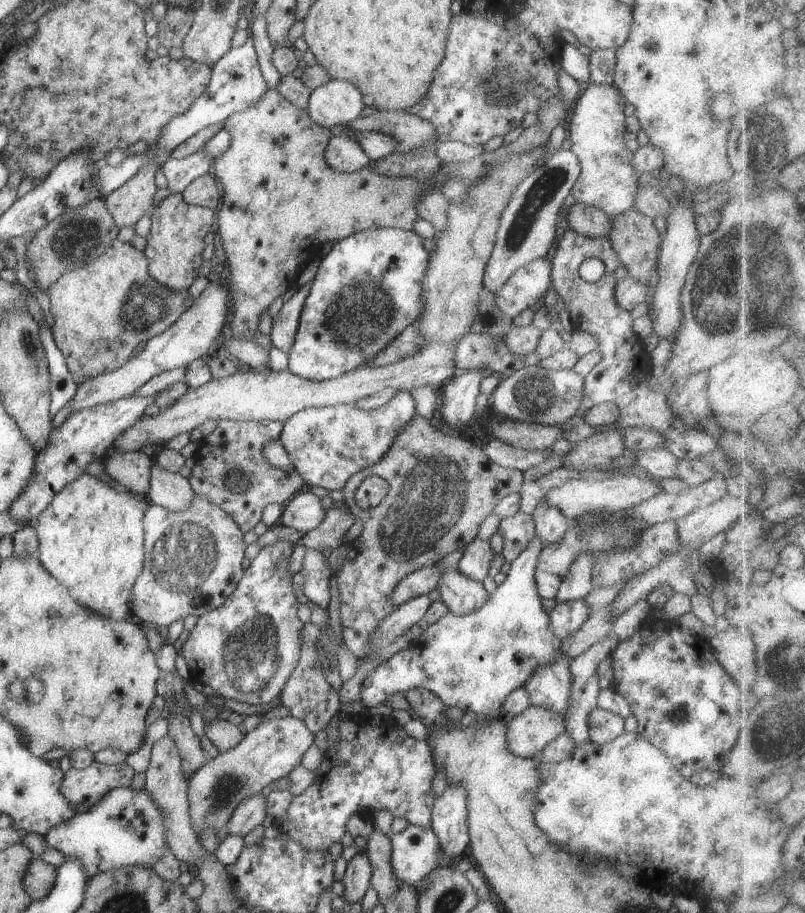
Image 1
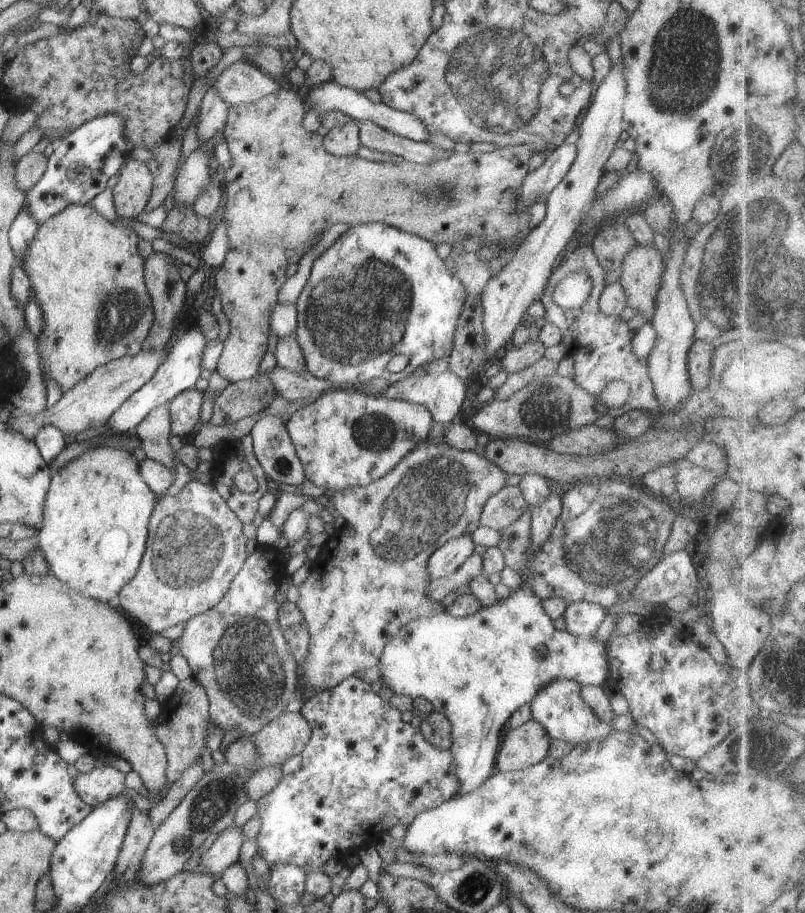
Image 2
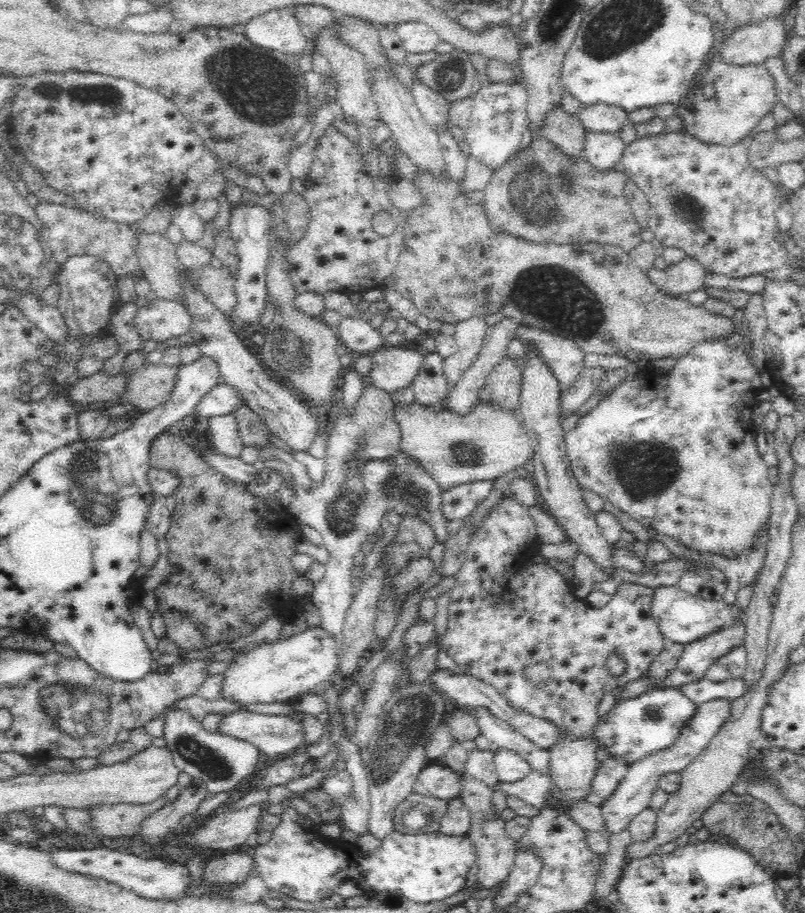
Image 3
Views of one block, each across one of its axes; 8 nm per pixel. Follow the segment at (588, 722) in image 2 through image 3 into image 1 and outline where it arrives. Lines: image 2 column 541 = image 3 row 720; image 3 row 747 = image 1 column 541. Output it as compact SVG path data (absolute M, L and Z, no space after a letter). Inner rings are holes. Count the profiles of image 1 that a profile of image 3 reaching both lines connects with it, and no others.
M564 655L558 656L540 670L536 668L536 672L524 684L532 705L544 706L556 714L566 715L570 710L572 692L570 661Z

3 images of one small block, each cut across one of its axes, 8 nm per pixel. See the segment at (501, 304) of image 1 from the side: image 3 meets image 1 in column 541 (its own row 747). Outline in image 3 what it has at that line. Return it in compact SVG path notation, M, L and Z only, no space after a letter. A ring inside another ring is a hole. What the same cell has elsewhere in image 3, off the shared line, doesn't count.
M246 709L224 715L218 732L256 745L268 758L282 759L294 754L302 745L305 745L305 730L301 722L289 716L254 714Z

